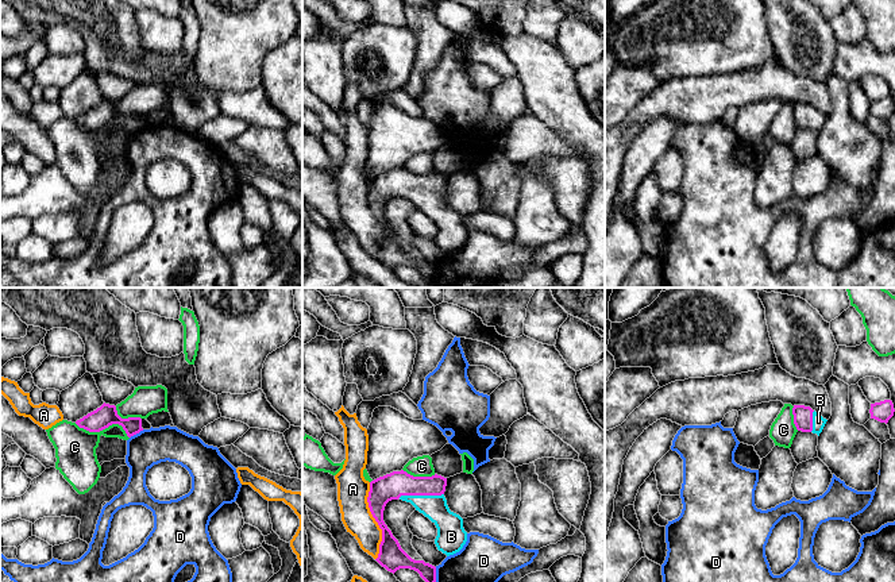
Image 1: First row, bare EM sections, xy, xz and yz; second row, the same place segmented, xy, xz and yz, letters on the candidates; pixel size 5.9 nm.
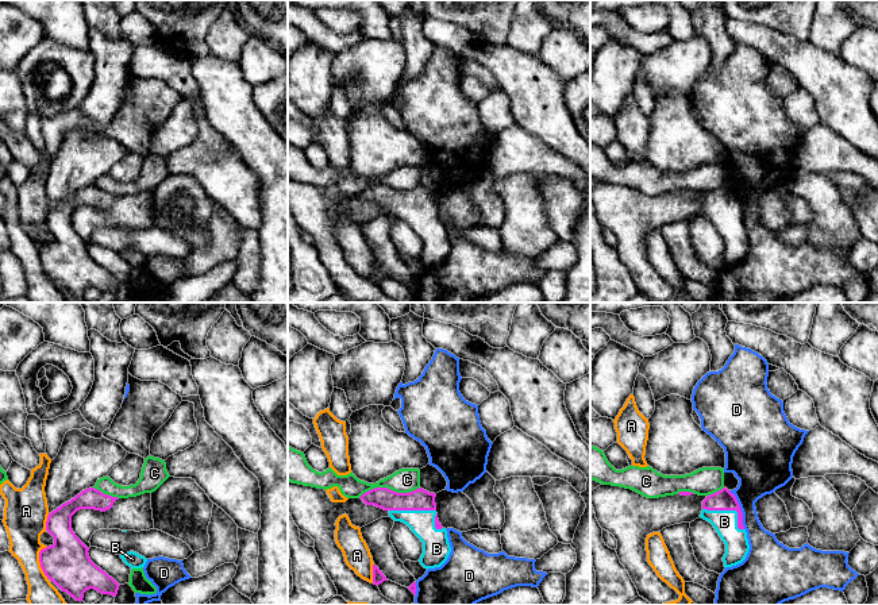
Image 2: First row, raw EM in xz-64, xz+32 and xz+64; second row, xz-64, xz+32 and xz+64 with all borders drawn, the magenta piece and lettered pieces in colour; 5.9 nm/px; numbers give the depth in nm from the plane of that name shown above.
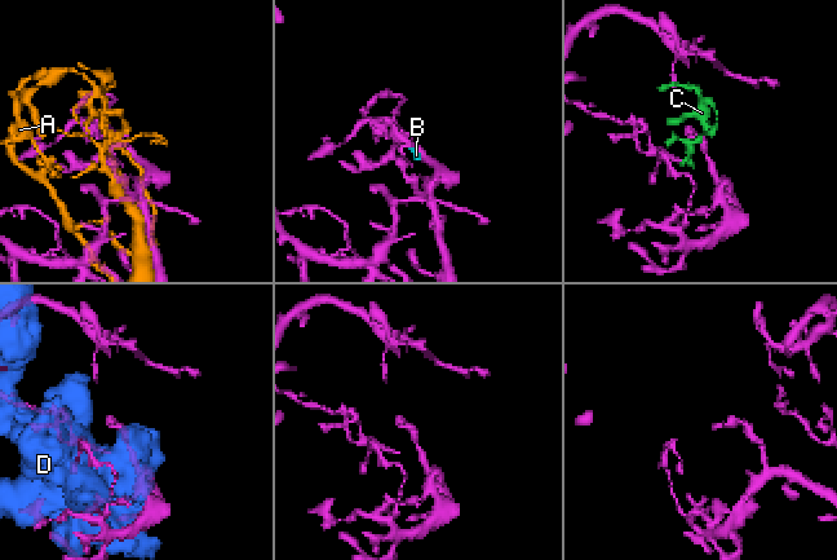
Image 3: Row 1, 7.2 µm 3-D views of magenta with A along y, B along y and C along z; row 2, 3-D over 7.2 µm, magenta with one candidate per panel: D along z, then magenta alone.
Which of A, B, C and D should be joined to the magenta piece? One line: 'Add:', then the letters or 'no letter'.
Add: B

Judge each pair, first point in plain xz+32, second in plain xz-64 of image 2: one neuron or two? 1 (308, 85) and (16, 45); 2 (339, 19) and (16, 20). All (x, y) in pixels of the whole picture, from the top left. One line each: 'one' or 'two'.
1: two
2: one

